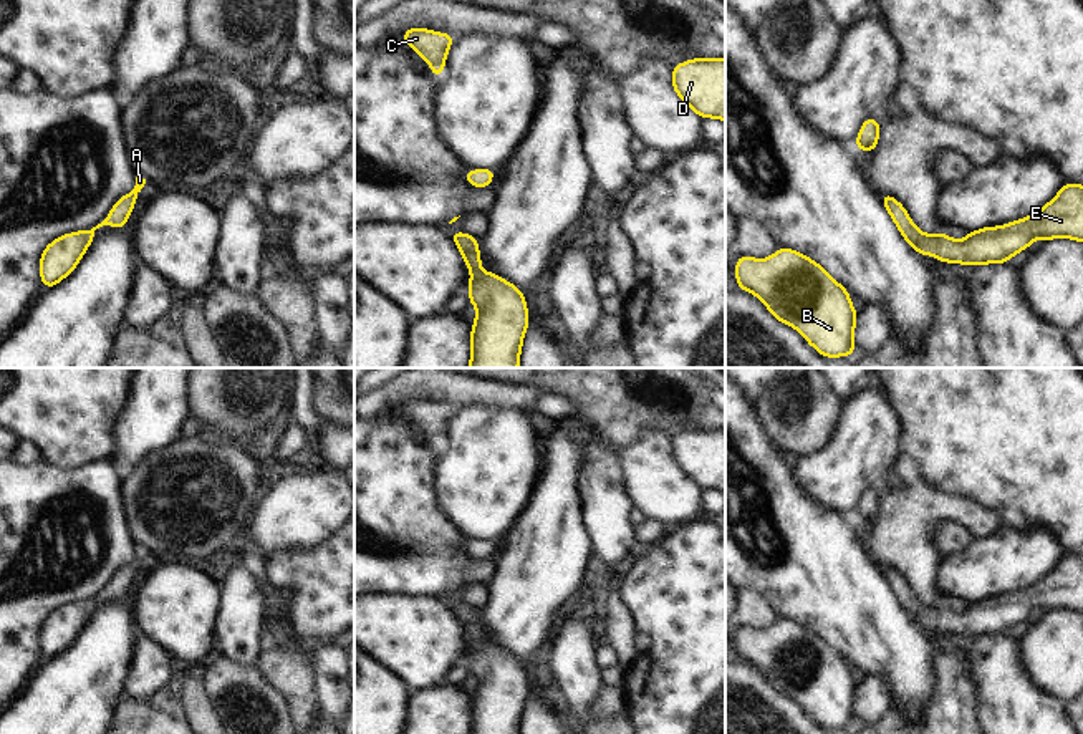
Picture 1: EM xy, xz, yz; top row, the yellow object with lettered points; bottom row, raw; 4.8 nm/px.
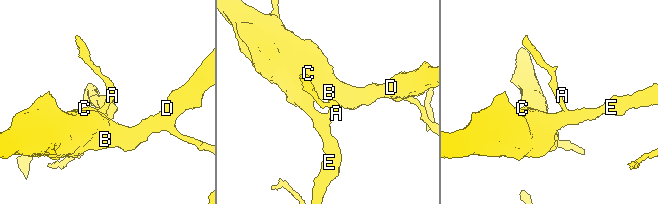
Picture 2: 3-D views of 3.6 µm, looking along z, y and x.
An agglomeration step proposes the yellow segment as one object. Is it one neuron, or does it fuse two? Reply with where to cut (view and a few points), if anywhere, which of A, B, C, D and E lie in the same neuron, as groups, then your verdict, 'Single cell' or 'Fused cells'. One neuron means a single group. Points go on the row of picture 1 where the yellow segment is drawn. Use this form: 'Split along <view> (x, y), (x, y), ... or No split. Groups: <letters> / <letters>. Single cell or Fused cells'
No split. Groups: A B C D E. Single cell

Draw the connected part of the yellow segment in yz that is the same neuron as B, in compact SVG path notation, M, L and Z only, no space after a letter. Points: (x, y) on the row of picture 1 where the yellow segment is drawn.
M780 247L768 258L740 255L737 287L757 295L782 323L797 328L825 358L854 356L854 311L850 292L797 250Z

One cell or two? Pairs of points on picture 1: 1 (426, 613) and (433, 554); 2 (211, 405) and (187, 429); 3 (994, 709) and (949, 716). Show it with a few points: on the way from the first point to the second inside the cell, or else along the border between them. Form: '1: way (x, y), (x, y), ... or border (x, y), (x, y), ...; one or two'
1: border (389, 592), (441, 595), (444, 598); two
2: border (189, 415), (204, 421), (212, 433); two
3: border (971, 673), (976, 683), (979, 716); two

